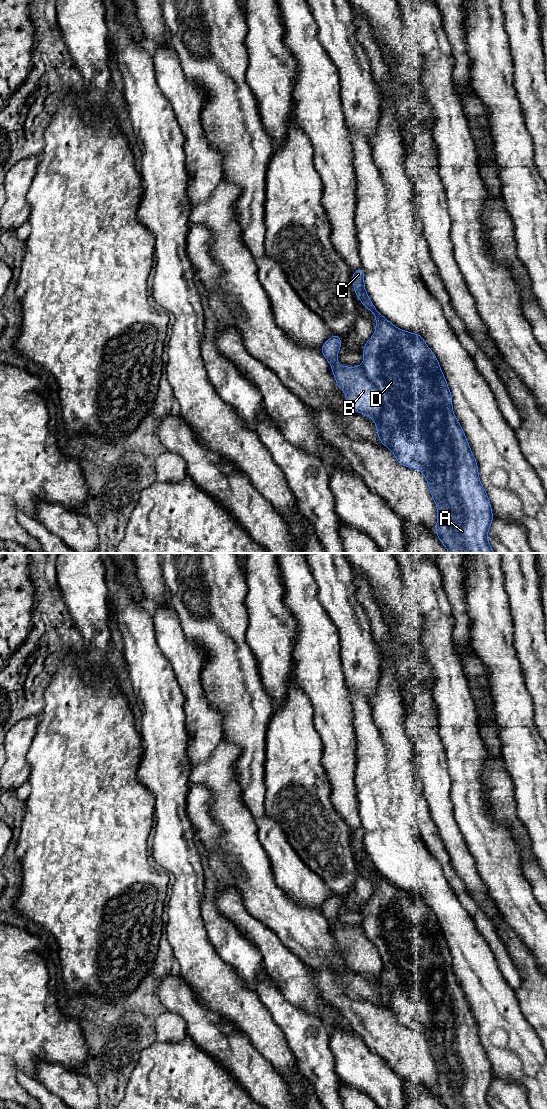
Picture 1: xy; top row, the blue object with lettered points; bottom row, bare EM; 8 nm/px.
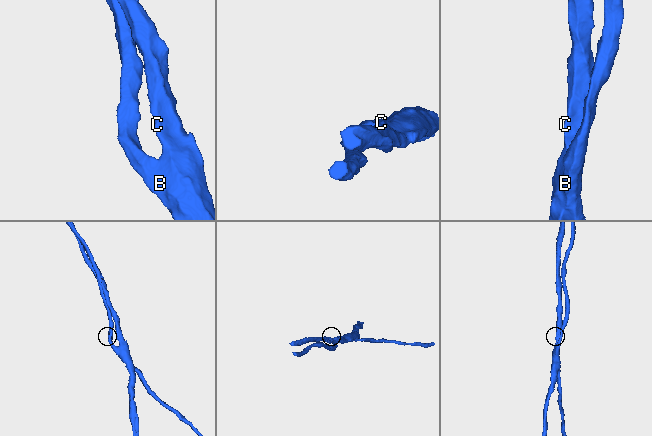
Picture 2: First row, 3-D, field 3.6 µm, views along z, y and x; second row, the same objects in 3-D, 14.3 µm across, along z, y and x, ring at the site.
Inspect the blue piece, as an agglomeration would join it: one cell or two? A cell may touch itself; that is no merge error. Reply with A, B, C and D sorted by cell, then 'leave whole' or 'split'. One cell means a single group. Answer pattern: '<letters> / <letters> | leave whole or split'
A C D / B | split

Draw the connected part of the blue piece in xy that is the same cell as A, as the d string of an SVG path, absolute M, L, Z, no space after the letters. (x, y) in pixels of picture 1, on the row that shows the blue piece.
M360 267L352 275L358 299L376 317L376 331L363 348L362 368L376 386L383 402L380 421L390 431L387 446L397 461L406 467L417 468L424 474L438 509L436 533L449 553L493 553L487 533L493 520L491 504L480 483L477 462L470 450L463 429L452 410L452 397L435 354L419 334L403 331L392 325L375 308L364 288L364 270Z

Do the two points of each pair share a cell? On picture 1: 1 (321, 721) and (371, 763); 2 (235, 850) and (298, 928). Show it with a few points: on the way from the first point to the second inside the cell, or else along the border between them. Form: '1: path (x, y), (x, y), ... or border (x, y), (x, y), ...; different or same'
1: border (353, 727), (356, 742), (355, 774); different
2: path (254, 869), (257, 872), (259, 889), (279, 909); same

